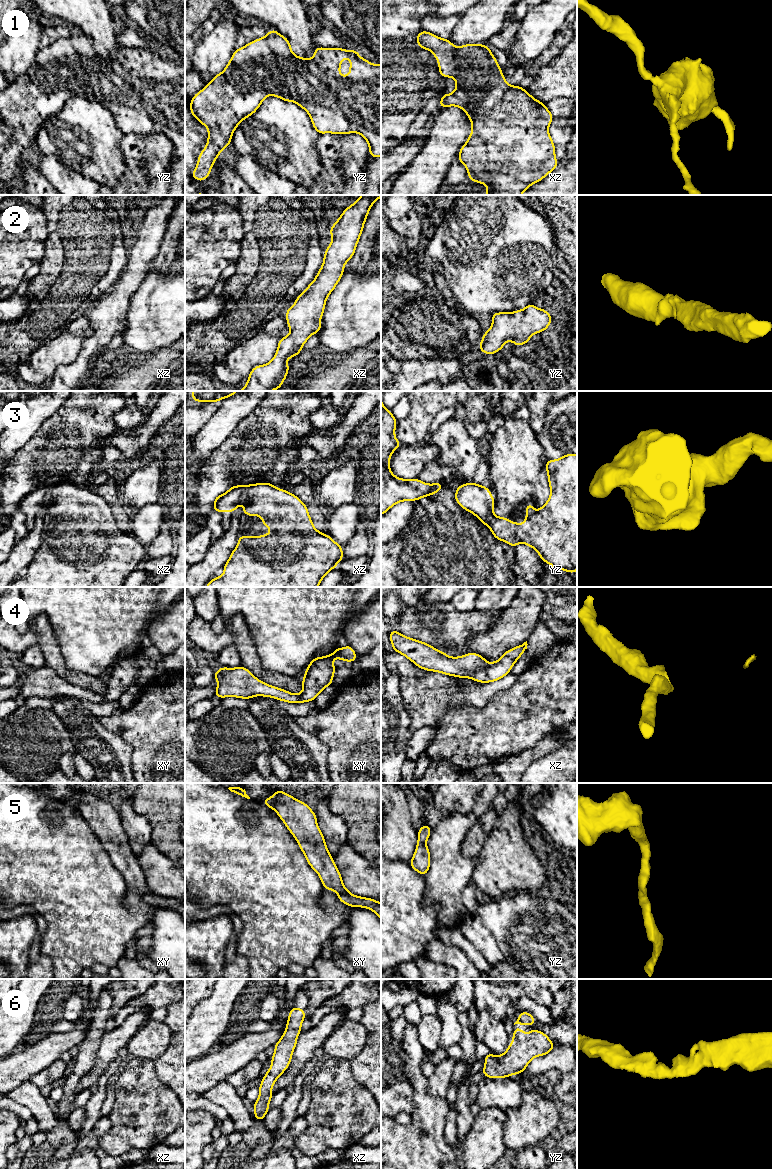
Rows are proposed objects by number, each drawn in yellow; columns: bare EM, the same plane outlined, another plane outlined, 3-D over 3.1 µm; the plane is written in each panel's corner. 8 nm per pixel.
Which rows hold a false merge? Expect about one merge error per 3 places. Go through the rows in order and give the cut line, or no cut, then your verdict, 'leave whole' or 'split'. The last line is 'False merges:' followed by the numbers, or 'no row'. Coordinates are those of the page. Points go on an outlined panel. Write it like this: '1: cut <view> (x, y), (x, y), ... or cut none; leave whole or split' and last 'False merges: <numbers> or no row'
1: cut none; leave whole
2: cut none; leave whole
3: cut none; leave whole
4: cut none; leave whole
5: cut none; leave whole
6: cut none; leave whole
False merges: no row

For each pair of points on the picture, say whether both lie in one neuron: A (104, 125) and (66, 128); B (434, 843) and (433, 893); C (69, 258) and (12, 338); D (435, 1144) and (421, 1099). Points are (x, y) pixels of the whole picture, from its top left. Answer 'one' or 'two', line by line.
A: one
B: one
C: one
D: one

